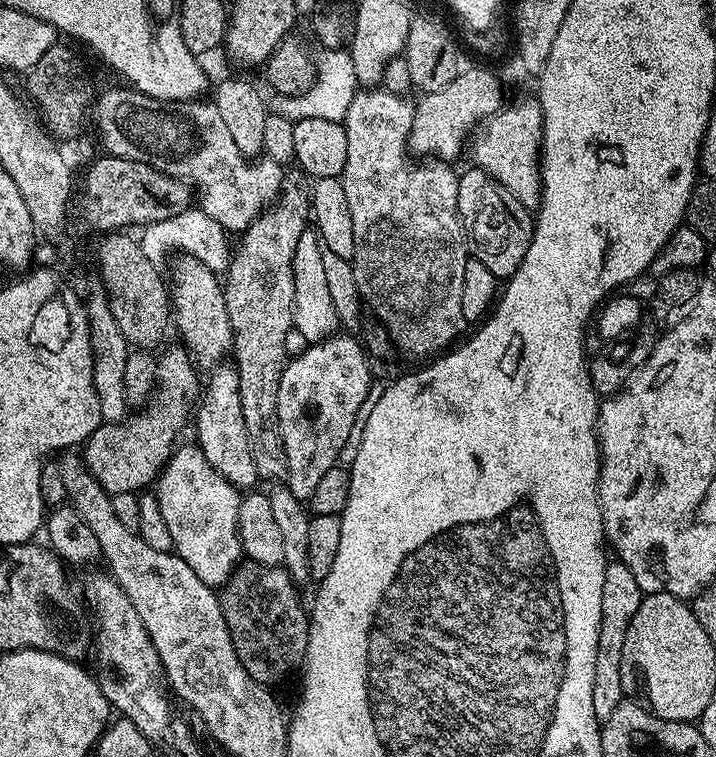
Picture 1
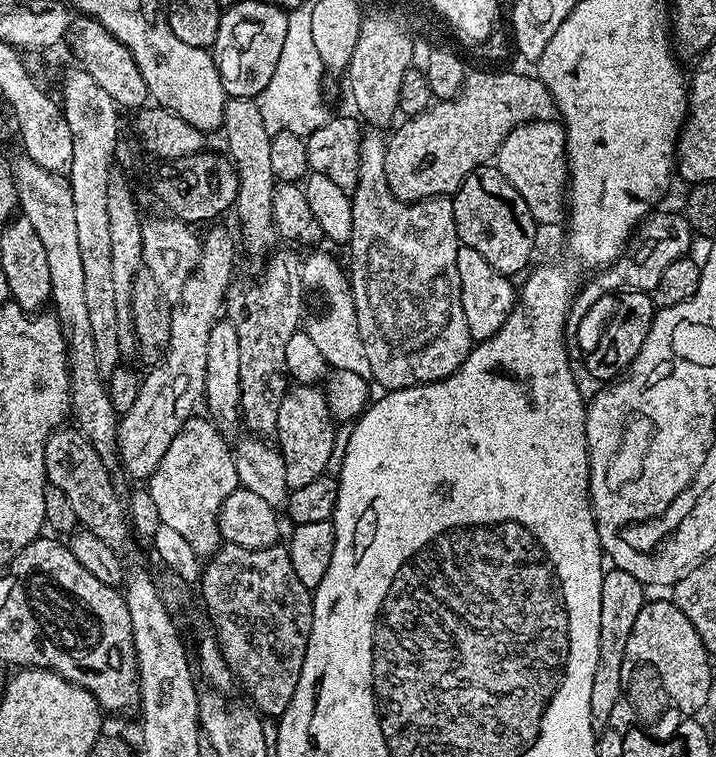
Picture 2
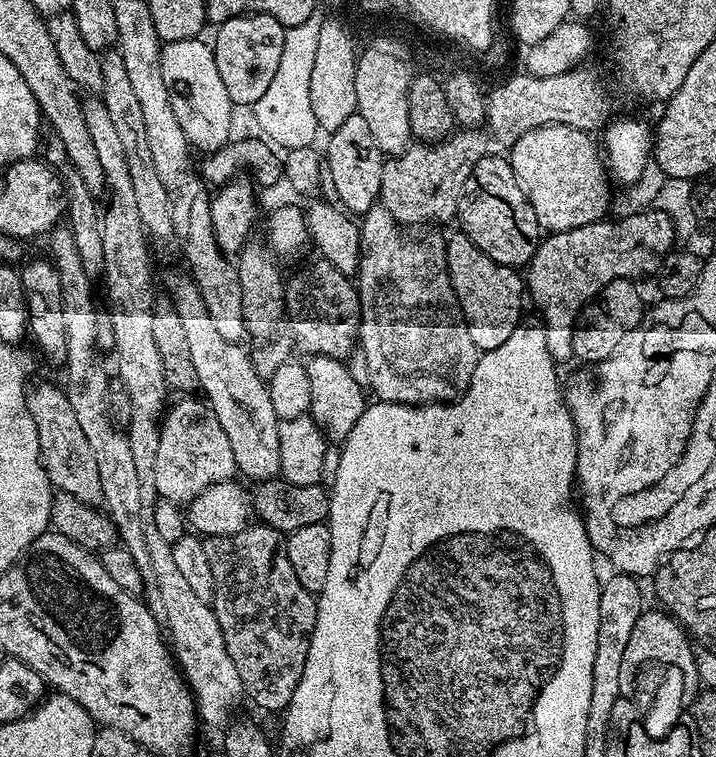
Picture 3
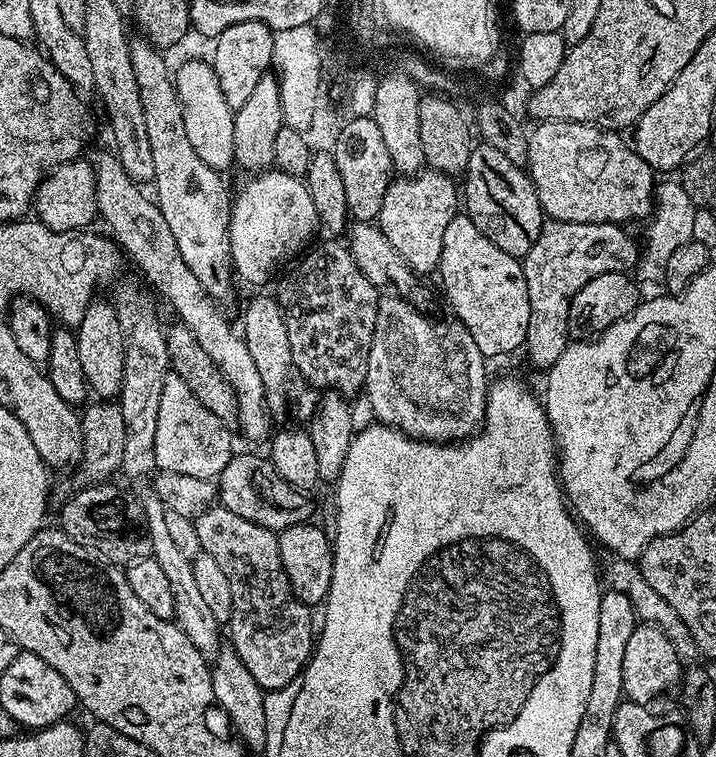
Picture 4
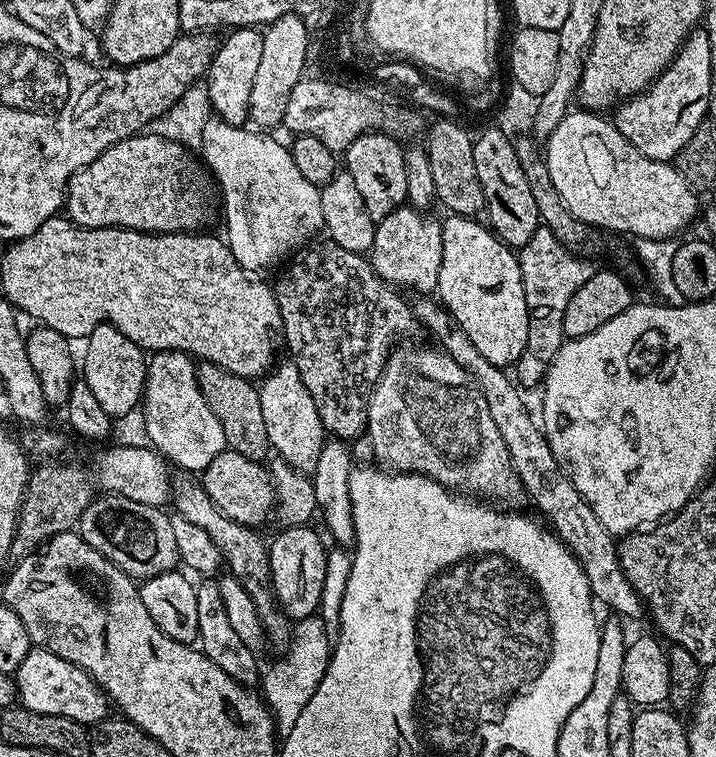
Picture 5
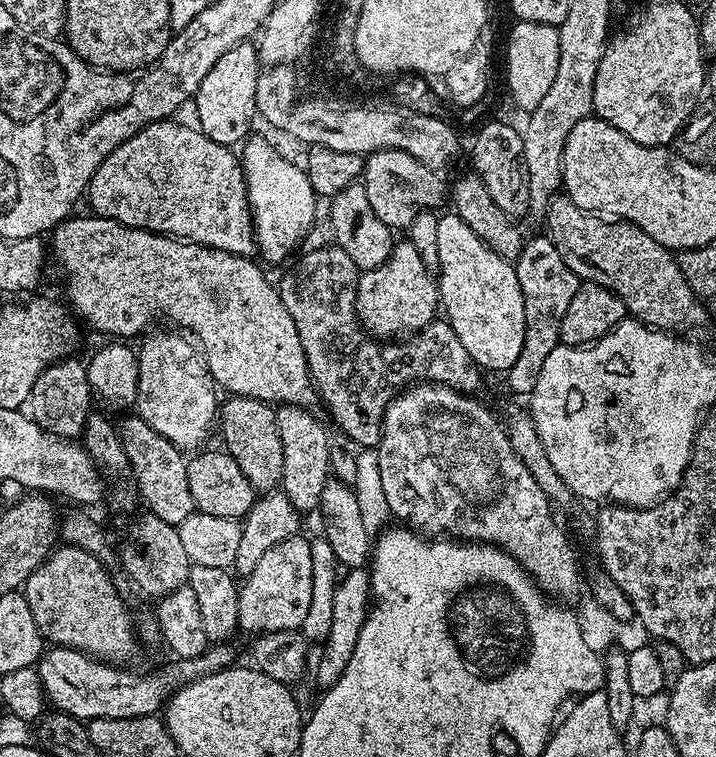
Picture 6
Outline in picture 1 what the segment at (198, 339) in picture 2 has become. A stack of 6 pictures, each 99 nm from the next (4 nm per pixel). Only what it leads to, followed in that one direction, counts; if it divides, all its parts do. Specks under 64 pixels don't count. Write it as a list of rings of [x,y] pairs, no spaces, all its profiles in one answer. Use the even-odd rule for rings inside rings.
[[[182,346],[170,349],[160,356],[156,367],[156,391],[151,406],[140,410],[136,417],[118,424],[101,423],[90,434],[82,448],[84,464],[90,474],[109,494],[118,492],[139,493],[153,483],[172,454],[178,432],[189,421],[193,408],[202,392],[202,378],[187,349]],[[152,408],[152,409],[151,409]],[[148,411],[149,412],[144,412]],[[133,419],[133,420],[132,420]],[[149,483],[149,484],[148,484]],[[148,484],[148,486],[147,486]]]

